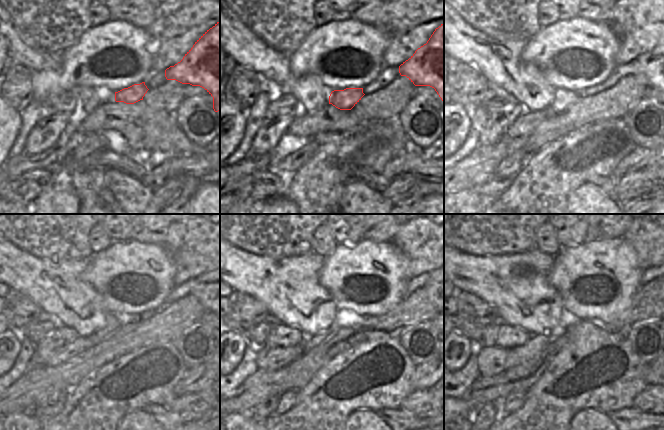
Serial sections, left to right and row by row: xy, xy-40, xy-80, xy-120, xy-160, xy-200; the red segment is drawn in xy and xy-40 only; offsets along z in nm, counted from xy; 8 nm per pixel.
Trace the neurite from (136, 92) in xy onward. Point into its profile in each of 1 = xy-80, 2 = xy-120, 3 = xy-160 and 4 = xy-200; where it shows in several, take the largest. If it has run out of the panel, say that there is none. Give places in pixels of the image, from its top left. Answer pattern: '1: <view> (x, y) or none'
1: xy-80 (563, 99)
2: xy-120 (112, 324)
3: xy-160 (310, 342)
4: xy-200 (521, 360)

